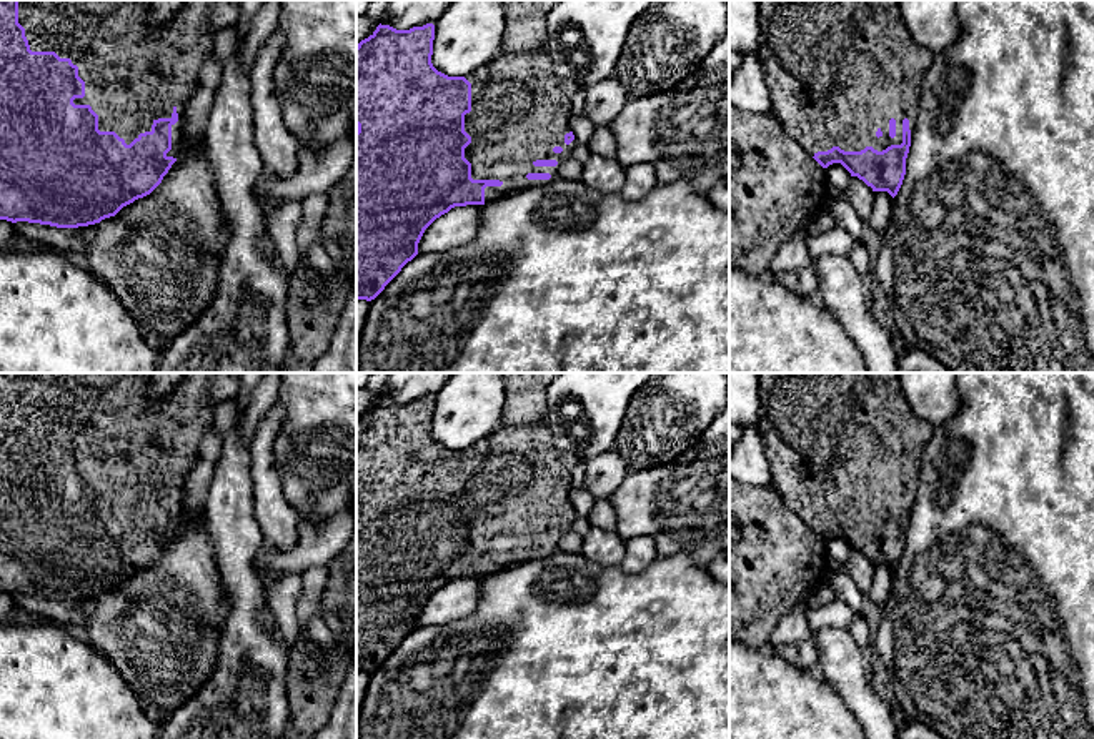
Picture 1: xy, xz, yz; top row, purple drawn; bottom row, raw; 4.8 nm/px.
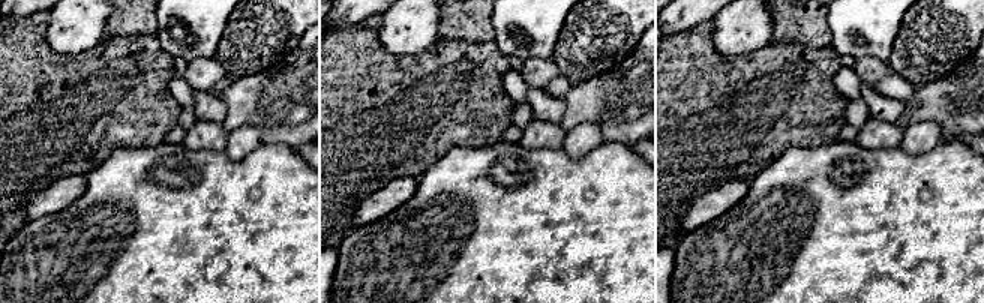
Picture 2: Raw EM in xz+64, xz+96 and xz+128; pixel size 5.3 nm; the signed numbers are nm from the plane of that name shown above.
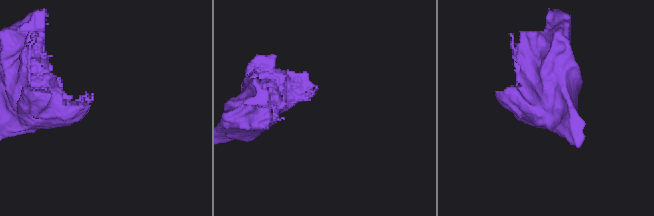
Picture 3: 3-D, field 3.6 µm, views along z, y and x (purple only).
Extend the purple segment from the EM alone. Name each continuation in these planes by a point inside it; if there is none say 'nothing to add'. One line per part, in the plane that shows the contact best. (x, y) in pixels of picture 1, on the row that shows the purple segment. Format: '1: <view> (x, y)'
1: xy (135, 72)

